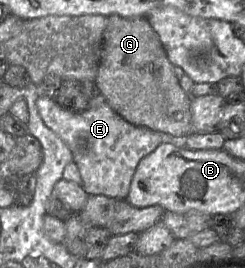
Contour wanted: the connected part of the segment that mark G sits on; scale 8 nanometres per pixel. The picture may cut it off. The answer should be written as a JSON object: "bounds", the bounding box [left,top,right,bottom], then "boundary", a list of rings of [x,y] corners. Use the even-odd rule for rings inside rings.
{"bounds":[94,16,192,136],"boundary":[[[107,16],[100,65],[94,82],[111,109],[131,125],[172,136],[192,134],[191,96],[181,88],[175,66],[168,59],[157,33],[145,17]]]}

